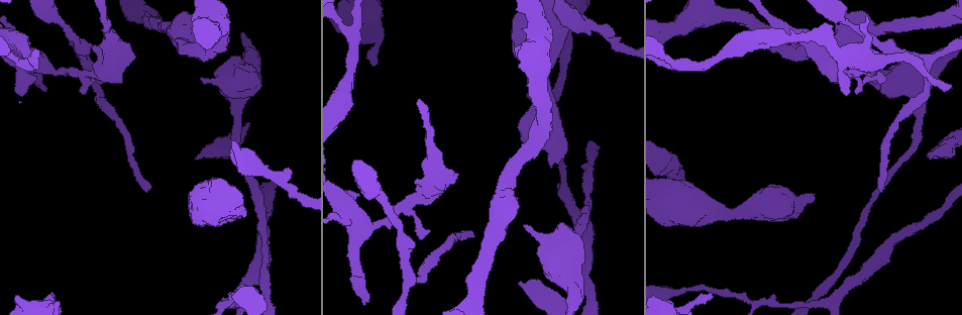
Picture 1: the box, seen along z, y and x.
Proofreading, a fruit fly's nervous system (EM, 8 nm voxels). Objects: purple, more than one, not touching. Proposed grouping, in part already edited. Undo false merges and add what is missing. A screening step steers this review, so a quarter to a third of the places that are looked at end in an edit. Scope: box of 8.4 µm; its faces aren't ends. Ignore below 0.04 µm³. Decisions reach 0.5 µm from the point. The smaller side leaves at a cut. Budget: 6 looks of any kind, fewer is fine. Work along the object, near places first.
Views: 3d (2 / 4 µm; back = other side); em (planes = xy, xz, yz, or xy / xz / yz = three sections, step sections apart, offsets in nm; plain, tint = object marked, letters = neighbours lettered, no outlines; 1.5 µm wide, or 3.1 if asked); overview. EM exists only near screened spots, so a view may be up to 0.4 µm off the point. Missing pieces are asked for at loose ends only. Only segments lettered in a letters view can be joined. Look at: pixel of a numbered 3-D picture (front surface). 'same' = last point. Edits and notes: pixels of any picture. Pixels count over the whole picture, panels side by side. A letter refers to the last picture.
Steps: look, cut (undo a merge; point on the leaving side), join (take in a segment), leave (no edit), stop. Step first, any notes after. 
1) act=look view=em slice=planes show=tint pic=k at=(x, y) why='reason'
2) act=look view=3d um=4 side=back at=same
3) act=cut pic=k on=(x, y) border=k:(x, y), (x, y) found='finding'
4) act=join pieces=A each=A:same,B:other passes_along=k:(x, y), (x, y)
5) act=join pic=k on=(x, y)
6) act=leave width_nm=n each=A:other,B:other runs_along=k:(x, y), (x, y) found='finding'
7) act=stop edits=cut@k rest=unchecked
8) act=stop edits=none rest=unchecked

act=look view=3d um=4 side=back pic=1 at=(201, 77)

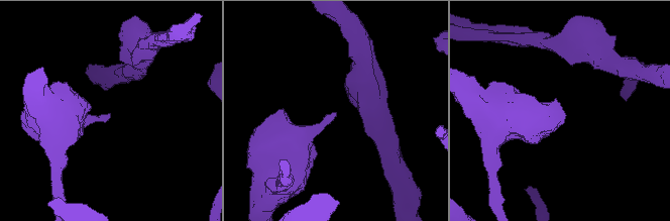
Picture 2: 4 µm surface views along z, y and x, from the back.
act=look view=em slice=planes show=letters pic=2 at=(335, 114) why='shape alone is not enough'

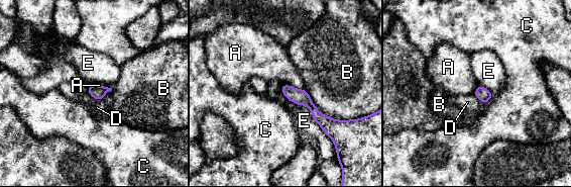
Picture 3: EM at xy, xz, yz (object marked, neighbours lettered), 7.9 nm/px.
act=leave longest_contact=E:500nm each=A:other,B:other,C:other,D:other,E:other border=3:(288, 100), (306, 105), (333, 142) found='none of them fits'

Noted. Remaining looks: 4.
act=look view=3d um=4 pic=1 at=(196, 159) why='an open end'

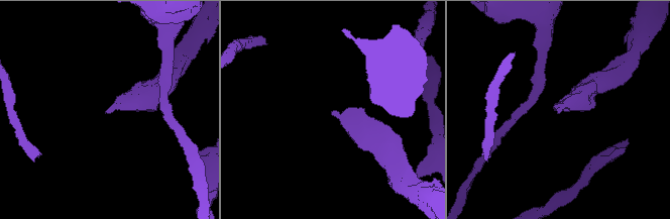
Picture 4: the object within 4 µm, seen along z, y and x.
act=look view=em slice=planes show=letters pic=4 at=(331, 113)

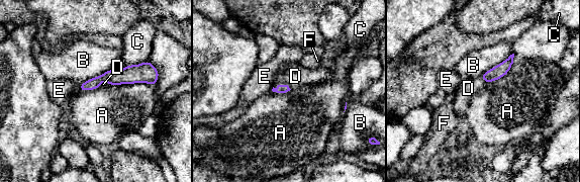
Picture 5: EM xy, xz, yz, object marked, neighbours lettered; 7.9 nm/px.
act=join pieces=D each=A:other,B:other,C:other,D:same,E:other,F:other found='it goes on there'

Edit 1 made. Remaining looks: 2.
act=stop edits=join@5 rest=unchecked

